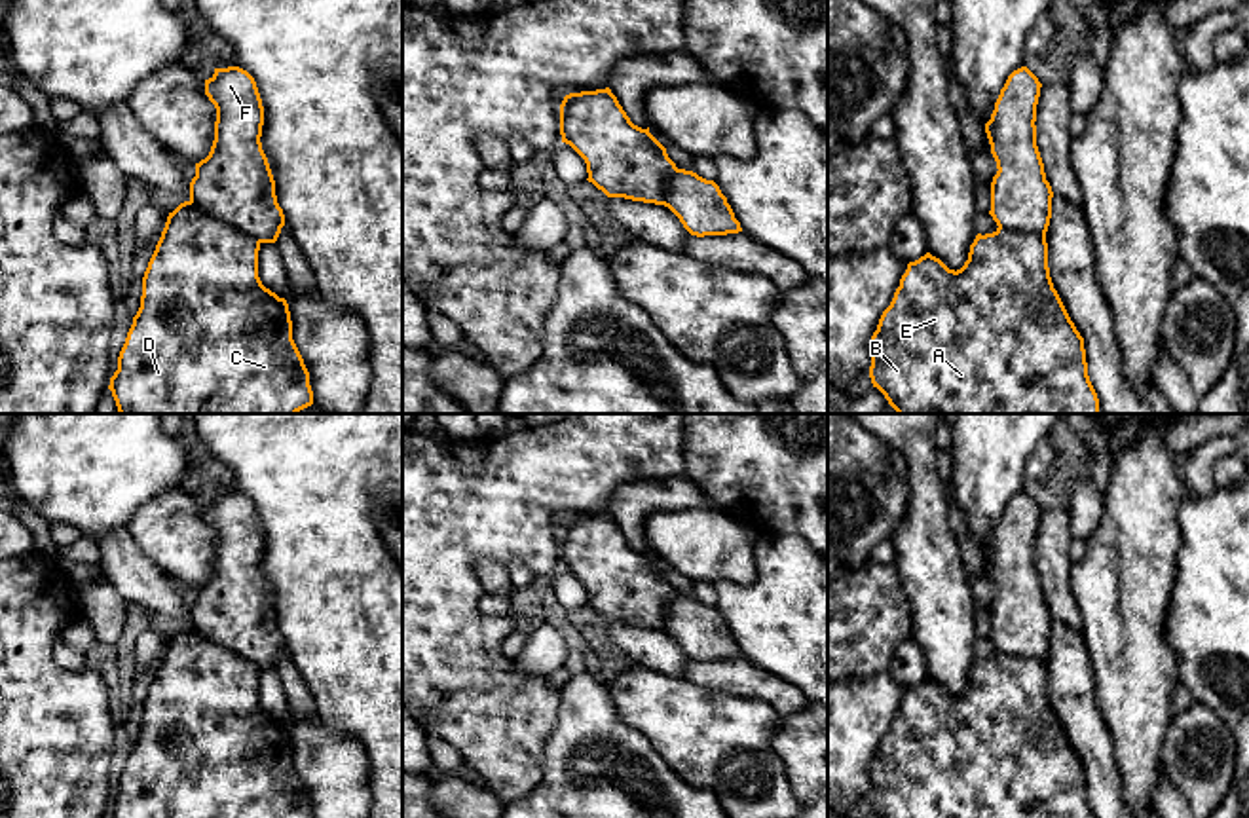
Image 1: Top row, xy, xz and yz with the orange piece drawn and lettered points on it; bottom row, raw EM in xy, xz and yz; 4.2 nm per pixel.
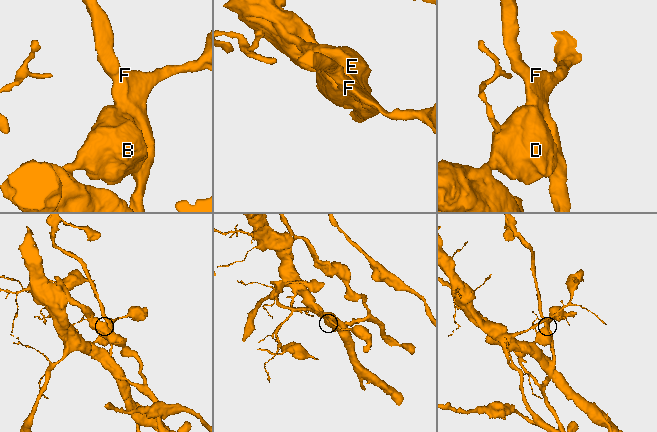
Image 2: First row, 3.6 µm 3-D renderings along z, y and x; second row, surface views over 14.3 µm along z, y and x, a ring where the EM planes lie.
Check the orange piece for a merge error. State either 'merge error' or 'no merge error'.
merge error

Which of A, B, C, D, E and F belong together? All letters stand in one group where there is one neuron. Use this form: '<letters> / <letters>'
A B C D E / F

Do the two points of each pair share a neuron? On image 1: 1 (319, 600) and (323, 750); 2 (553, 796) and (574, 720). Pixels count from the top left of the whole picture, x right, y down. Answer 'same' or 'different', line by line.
1: different
2: same

